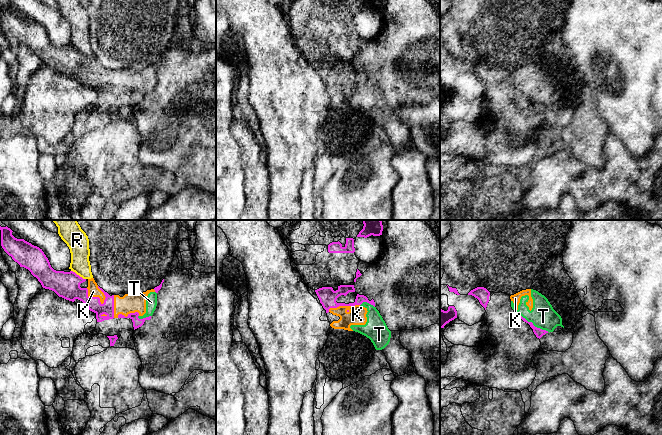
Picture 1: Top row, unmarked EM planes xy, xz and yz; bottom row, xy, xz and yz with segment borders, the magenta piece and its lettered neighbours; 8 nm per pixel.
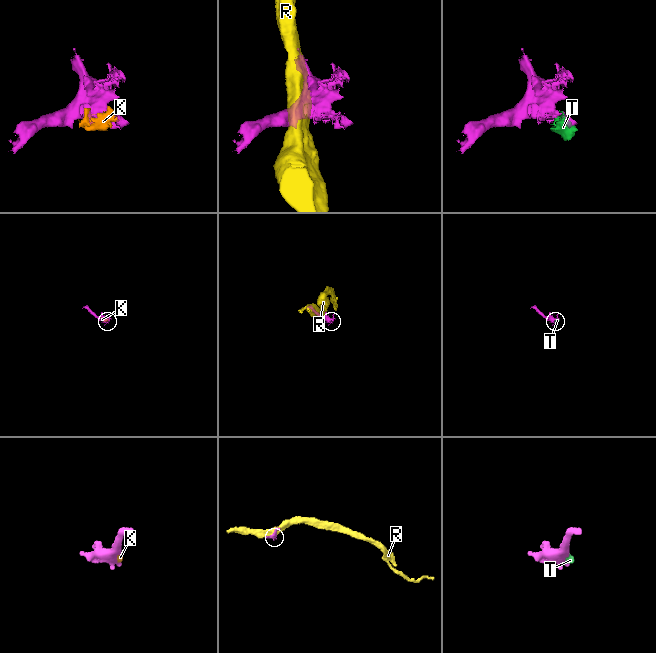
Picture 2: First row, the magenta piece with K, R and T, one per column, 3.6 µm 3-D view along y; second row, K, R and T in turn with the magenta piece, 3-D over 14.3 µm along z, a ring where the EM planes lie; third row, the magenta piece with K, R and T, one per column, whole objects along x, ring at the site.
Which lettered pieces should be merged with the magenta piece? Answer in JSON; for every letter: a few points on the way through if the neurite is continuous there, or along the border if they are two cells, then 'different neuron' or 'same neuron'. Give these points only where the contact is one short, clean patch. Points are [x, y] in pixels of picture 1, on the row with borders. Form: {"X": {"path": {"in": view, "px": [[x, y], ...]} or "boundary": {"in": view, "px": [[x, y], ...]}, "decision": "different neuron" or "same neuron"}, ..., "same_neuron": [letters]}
{"K": {"decision": "same neuron"}, "R": {"decision": "different neuron"}, "T": {"decision": "same neuron"}, "same_neuron": ["K", "T"]}

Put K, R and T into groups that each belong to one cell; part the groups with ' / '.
K T / R

